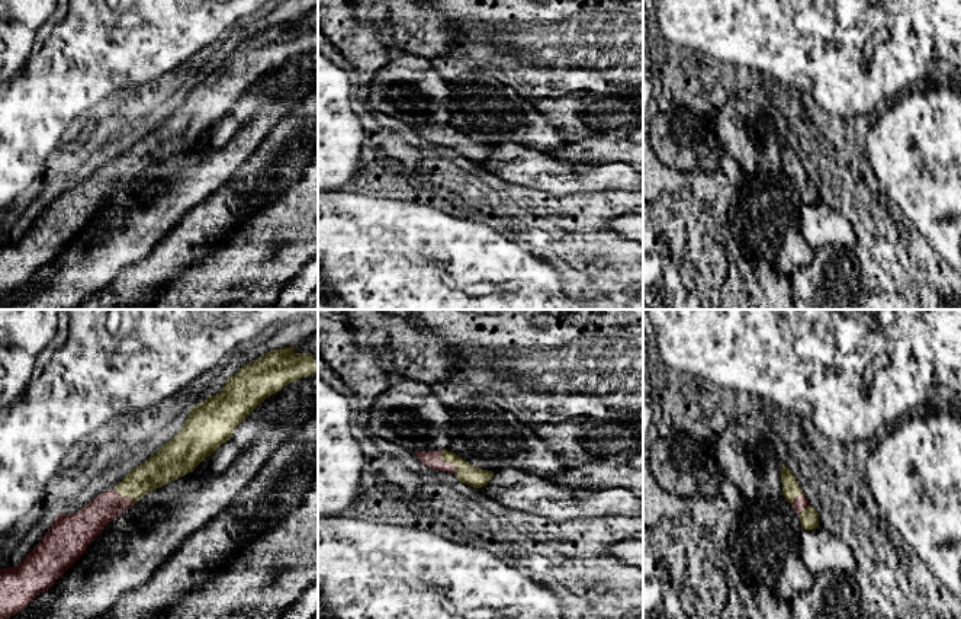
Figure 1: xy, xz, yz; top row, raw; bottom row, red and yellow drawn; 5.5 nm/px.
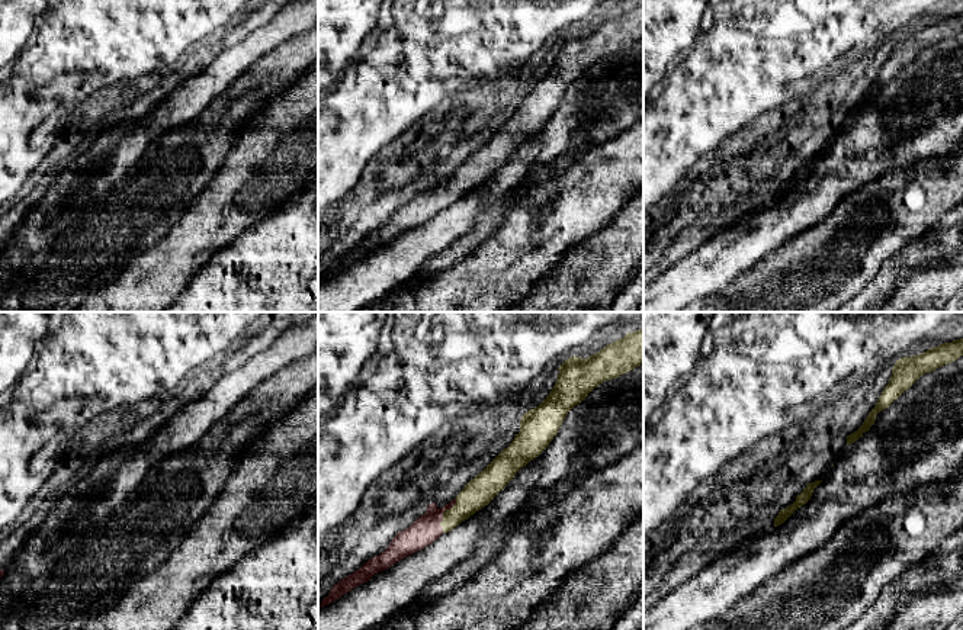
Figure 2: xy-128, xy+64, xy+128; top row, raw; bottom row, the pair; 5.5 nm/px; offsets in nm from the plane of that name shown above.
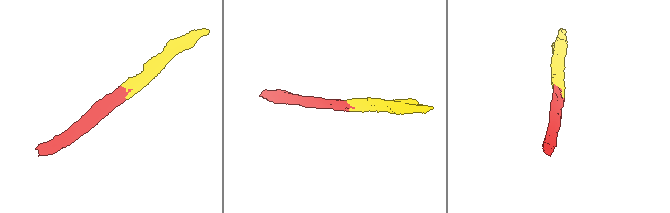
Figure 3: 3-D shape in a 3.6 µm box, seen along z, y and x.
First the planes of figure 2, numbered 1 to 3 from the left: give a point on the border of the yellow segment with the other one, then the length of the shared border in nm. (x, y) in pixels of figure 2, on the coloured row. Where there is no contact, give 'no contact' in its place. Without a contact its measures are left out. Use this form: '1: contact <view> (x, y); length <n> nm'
1: no contact
2: contact xy+64 (443, 513); length 200 nm
3: no contact

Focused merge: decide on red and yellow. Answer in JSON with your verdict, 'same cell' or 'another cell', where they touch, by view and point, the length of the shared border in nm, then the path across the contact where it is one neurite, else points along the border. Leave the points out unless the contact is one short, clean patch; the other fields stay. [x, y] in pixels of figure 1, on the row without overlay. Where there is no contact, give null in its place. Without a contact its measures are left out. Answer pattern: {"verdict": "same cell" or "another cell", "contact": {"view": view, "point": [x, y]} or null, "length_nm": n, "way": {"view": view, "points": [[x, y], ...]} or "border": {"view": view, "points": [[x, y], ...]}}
{"verdict": "same cell", "contact": {"view": "xz", "point": [449, 138]}, "length_nm": 160, "way": {"view": "xz", "points": [[431, 132], [443, 134], [449, 138], [475, 151]]}}

